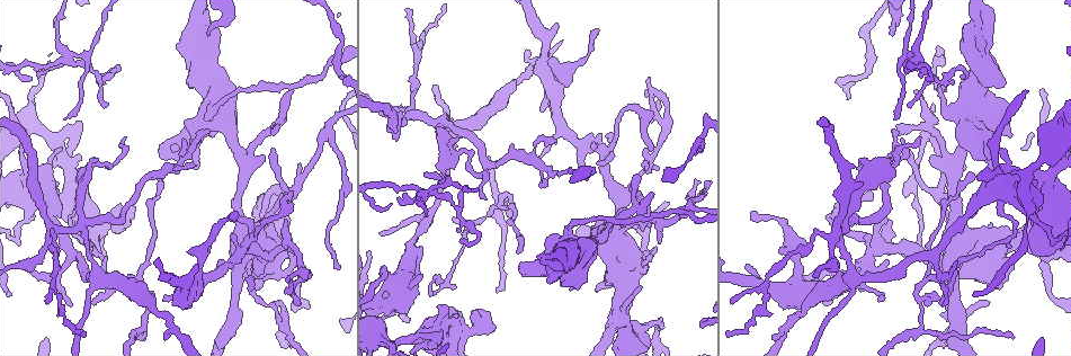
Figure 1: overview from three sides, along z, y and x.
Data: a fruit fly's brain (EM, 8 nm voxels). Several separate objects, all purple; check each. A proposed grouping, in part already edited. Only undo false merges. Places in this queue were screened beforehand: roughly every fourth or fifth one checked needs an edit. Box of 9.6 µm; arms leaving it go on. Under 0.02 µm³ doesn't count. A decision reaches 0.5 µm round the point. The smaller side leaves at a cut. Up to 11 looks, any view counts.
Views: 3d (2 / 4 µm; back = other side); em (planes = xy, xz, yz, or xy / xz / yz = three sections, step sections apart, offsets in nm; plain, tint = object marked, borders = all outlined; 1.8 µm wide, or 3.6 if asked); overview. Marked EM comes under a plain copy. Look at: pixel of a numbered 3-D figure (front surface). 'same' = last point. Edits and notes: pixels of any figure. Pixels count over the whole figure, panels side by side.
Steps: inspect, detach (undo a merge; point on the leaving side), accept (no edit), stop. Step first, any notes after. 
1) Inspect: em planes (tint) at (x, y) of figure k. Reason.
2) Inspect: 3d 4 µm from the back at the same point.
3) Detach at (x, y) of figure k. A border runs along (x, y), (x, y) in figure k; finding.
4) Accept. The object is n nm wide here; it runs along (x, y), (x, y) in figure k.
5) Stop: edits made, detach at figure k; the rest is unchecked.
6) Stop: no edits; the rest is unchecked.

Inspect: 3d 4 µm at (52, 205) of figure 1. Calibre changes.

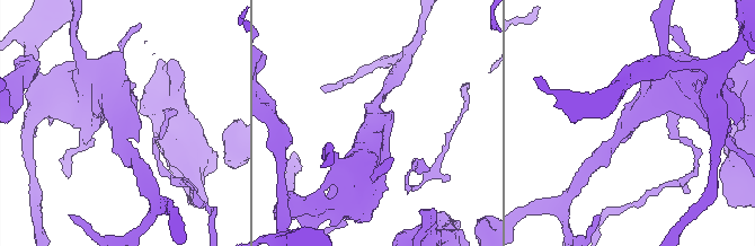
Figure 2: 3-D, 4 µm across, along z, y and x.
Inspect: em yz step 4 (tint) at (127, 120) of figure 2. The arms are 170, 600 nm wide.

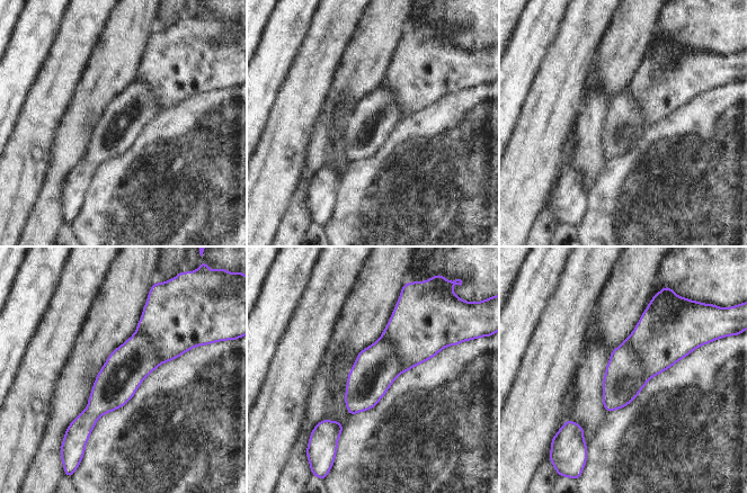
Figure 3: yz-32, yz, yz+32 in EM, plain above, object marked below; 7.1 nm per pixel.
Inspect: em planes (tint) at the same point.

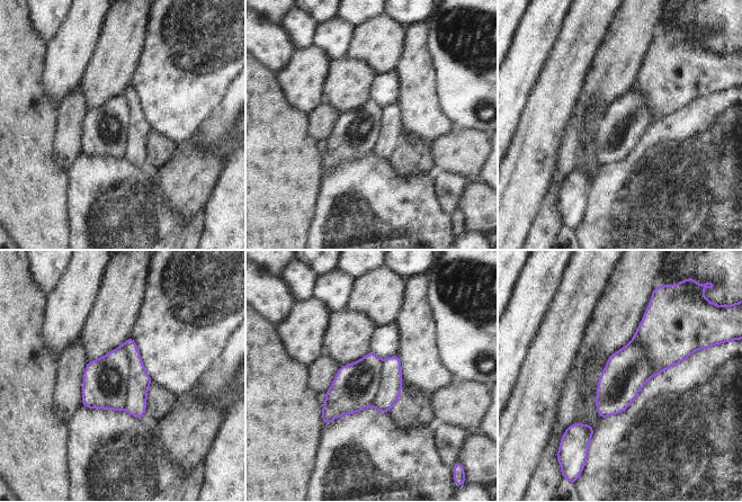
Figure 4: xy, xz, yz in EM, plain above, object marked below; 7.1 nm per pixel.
Detach at (105, 381) of figure 4. A border runs along (122, 346), (128, 361), (124, 408) in figure 4; a second neuron is stuck on.

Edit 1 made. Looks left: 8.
Inspect: overview. Redraw.

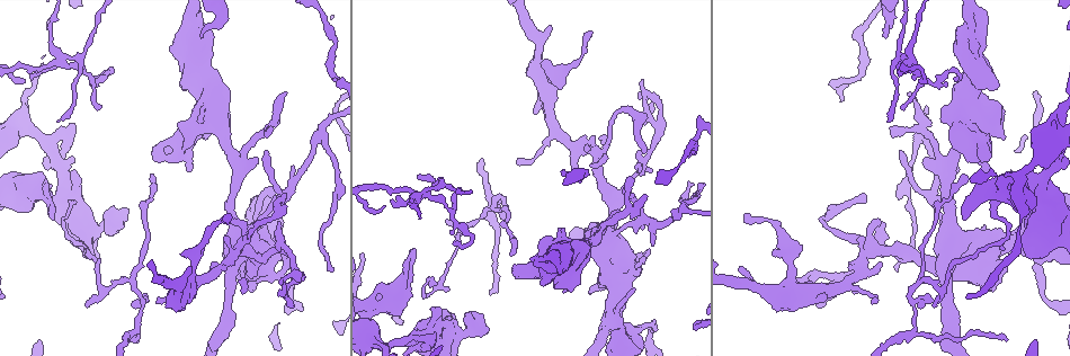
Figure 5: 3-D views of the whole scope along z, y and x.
Inspect: em yz step 8 (tint) at (926, 140) of figure 5.

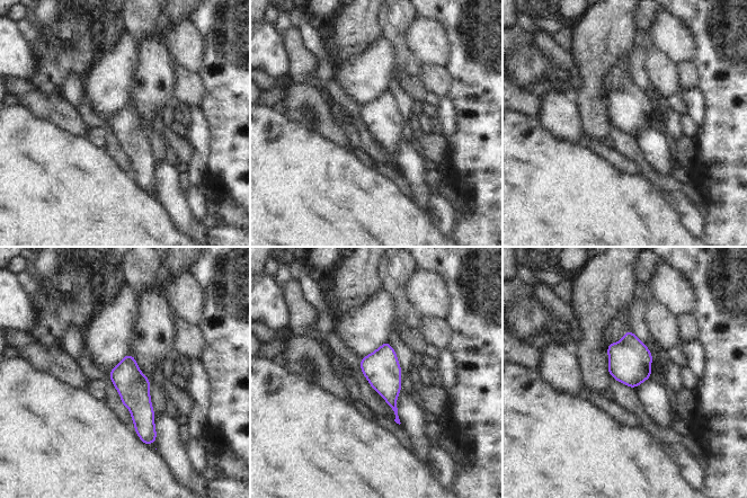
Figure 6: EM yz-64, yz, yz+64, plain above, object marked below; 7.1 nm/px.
Accept. The object is 220 nm wide here; it runs along (129, 357), (143, 437) in figure 6; one neuron here.

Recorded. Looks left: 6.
Inspect: em planes (tint) at (610, 322) of figure 5. Abrupt turn.

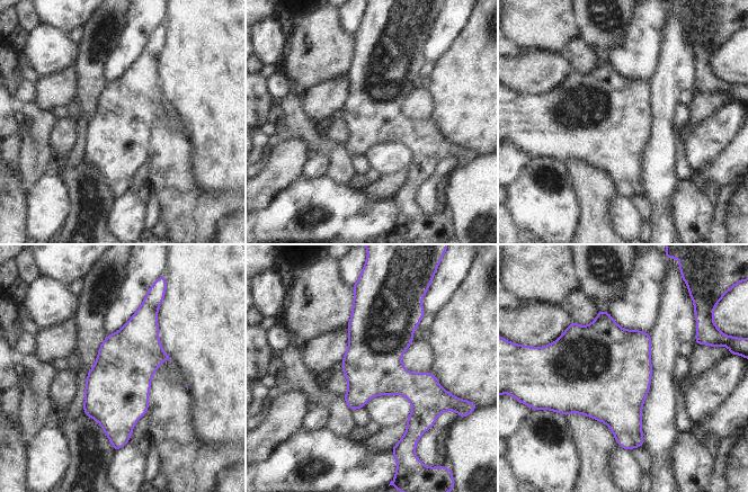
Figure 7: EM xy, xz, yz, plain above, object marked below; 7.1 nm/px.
Accept. The object is 420 nm wide here; continuous, no second neuron.

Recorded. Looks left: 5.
Stop: edits made, detach at figure 4; the rest is unchecked.

